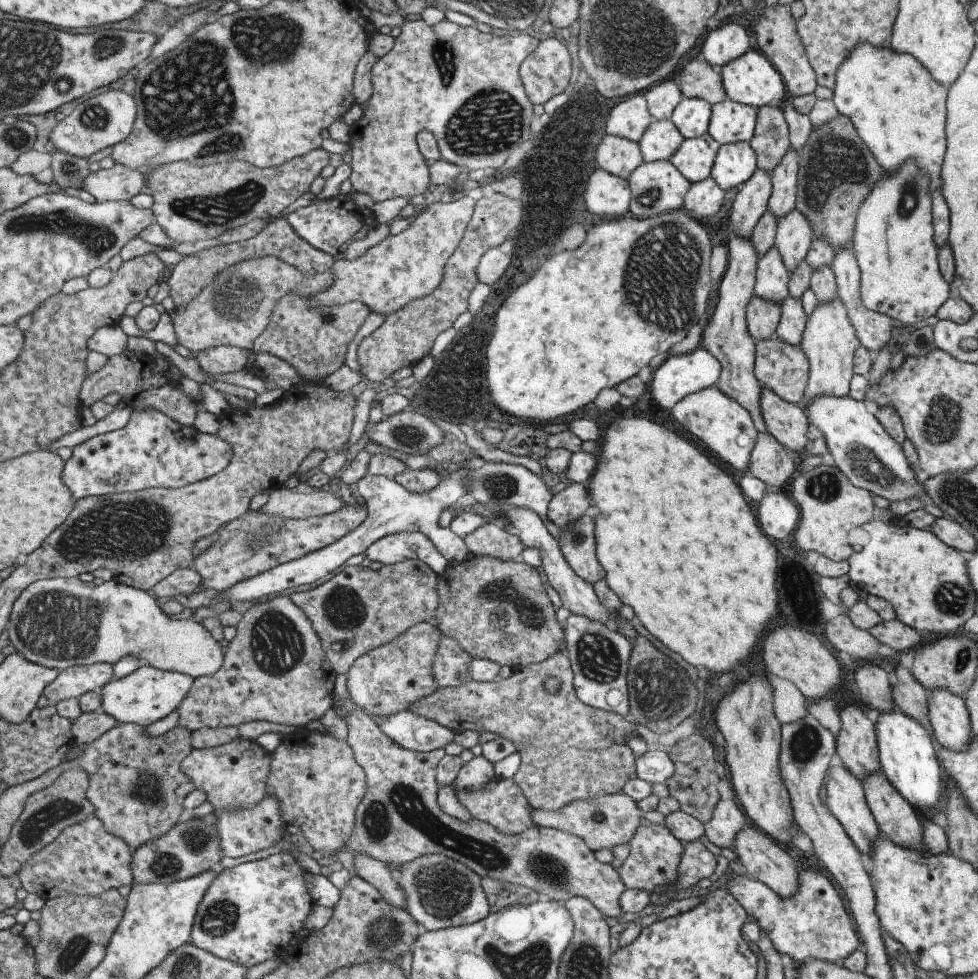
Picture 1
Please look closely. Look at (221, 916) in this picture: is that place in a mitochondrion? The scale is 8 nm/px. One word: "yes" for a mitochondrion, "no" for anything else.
yes

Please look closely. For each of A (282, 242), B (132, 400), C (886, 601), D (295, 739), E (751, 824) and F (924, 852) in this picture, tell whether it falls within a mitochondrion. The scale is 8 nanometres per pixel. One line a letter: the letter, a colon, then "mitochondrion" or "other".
A: other
B: other
C: other
D: other
E: other
F: other

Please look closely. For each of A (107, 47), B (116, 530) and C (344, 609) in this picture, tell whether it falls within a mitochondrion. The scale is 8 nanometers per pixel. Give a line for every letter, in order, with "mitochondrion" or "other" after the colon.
A: mitochondrion
B: mitochondrion
C: mitochondrion

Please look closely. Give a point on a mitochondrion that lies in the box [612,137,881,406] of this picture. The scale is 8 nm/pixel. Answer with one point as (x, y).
(660, 283)

